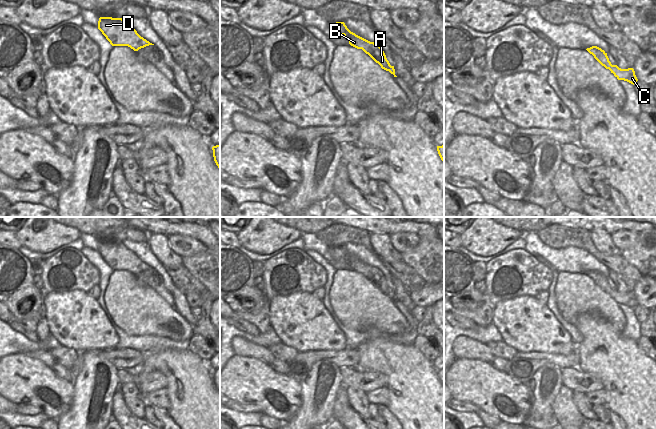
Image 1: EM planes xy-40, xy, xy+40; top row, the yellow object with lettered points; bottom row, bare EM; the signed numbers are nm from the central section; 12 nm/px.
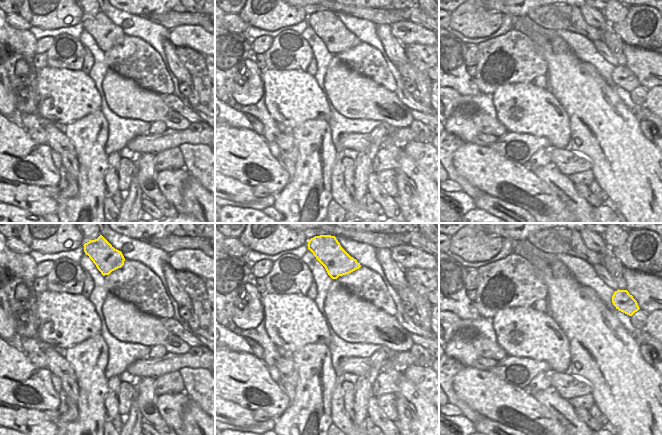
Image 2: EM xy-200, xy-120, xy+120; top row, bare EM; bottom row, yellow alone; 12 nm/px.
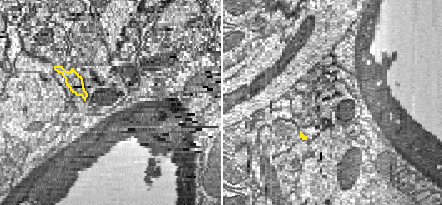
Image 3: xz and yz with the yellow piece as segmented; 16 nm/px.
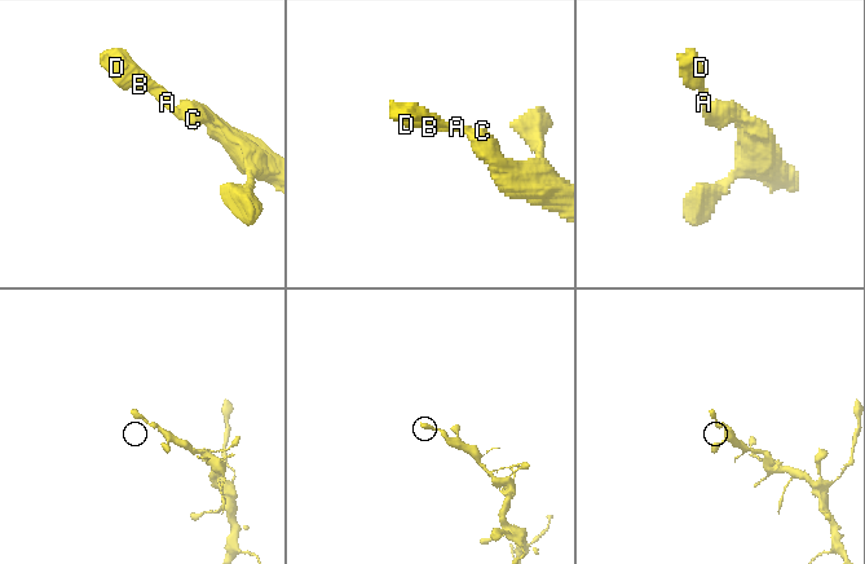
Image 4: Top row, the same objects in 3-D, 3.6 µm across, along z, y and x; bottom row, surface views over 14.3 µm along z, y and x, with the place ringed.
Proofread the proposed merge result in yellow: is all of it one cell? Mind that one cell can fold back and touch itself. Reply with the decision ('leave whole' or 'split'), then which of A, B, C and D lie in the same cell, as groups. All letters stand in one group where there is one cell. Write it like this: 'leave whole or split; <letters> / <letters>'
leave whole; A B C D

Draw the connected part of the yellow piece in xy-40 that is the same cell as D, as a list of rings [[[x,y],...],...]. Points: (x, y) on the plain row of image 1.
[[[100,241],[98,253],[112,270],[128,270],[134,275],[138,275],[146,270],[154,269],[141,261],[122,242]]]

